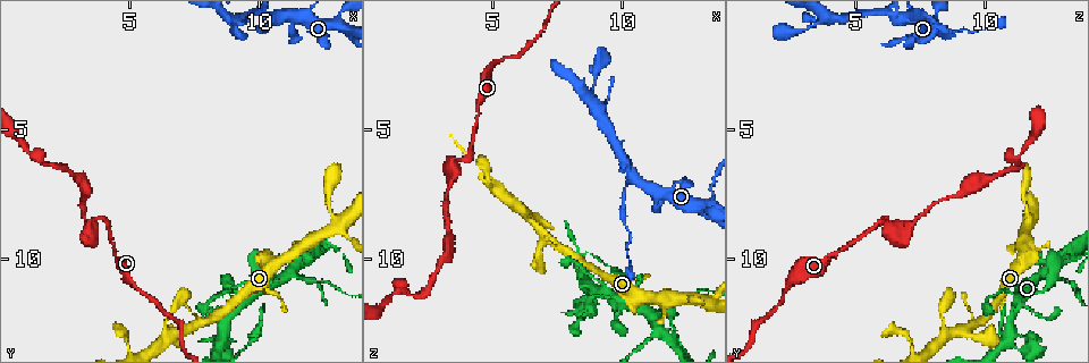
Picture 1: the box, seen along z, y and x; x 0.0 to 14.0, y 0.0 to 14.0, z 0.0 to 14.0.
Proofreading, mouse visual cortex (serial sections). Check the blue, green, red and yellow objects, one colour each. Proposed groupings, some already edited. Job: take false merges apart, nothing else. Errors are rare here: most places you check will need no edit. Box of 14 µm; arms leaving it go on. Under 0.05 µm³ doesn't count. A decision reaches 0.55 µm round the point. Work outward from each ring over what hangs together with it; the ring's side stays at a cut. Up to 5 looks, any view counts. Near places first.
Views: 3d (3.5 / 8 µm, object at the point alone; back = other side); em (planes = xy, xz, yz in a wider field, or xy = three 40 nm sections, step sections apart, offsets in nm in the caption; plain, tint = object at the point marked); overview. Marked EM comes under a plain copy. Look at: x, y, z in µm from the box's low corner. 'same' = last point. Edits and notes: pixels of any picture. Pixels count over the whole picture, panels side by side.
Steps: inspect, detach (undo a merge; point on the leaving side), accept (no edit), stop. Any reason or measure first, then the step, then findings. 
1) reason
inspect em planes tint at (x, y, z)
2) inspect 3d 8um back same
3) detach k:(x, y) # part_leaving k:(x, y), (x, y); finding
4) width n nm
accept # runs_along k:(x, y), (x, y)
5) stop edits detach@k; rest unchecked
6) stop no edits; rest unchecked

thick turns thin
inspect 3d 3.5um at (11.1, 10.5, 12.2)

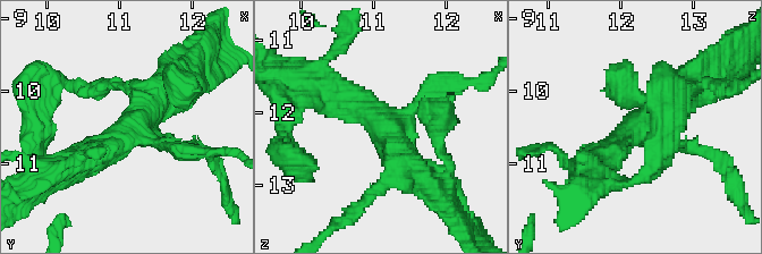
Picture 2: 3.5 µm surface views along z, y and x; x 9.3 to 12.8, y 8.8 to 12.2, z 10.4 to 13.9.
inspect em xy step 1 tint at (11.15, 10.60, 12.15)

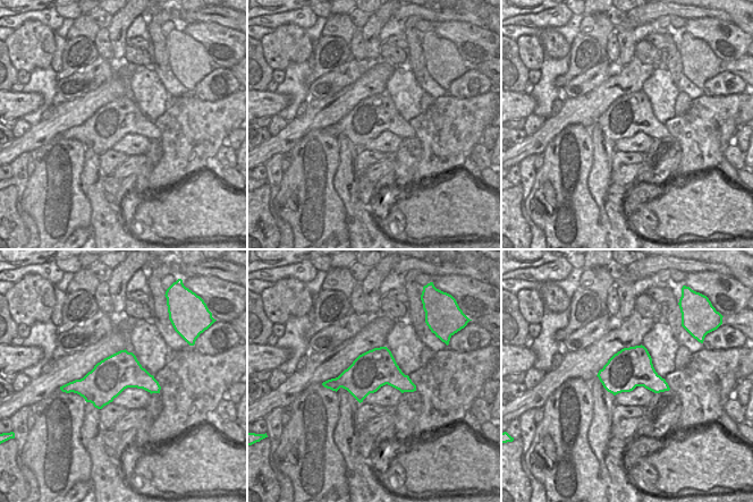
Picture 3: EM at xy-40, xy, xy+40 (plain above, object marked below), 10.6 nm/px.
cut it another way
inspect em xy step 2 tint same

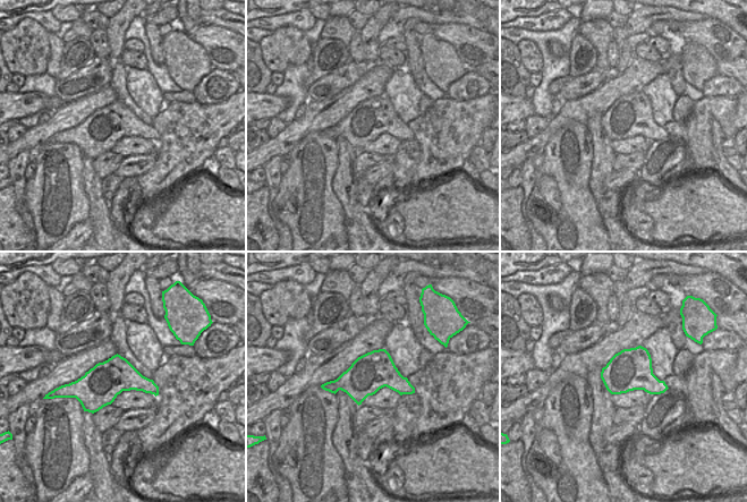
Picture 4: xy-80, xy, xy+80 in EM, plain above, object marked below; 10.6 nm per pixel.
accept # one cell here

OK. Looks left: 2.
a fork
inspect 3d 8um at (3.5, 8.9, 6.2)

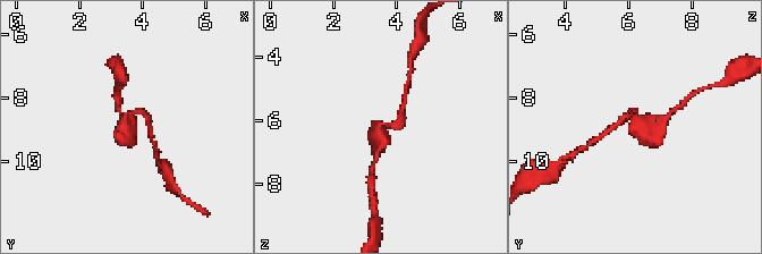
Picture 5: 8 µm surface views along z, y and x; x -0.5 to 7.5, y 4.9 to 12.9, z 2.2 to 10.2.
inspect em xy step 2 tint at (3.5, 8.8, 6.3)

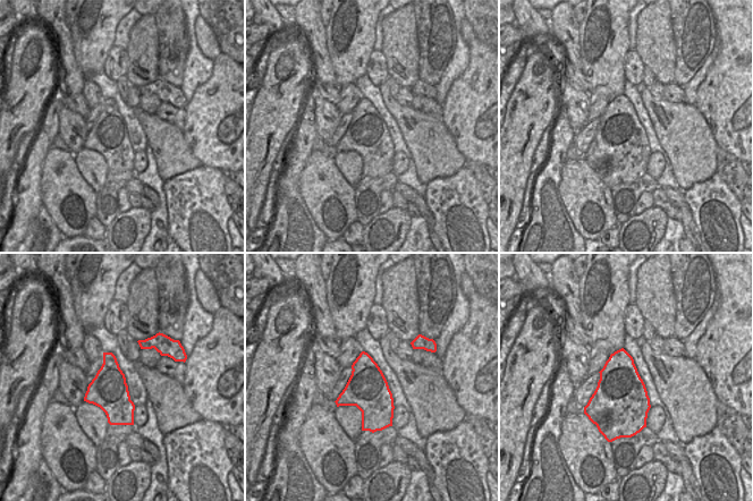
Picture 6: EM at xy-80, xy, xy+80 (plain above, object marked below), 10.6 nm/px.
width 440 nm
accept # runs_along 5:(394, 125), (379, 126), (374, 164); continuous, no second cell

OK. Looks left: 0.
stop no edits; rest unchecked

